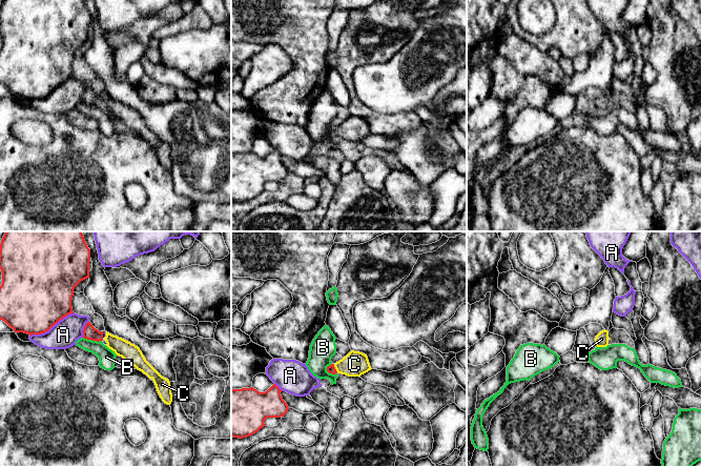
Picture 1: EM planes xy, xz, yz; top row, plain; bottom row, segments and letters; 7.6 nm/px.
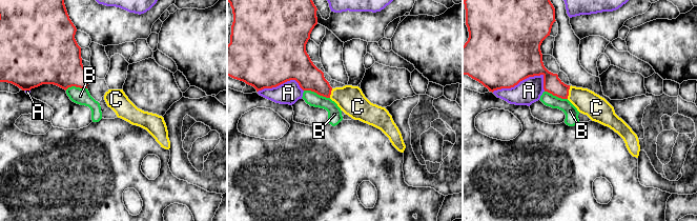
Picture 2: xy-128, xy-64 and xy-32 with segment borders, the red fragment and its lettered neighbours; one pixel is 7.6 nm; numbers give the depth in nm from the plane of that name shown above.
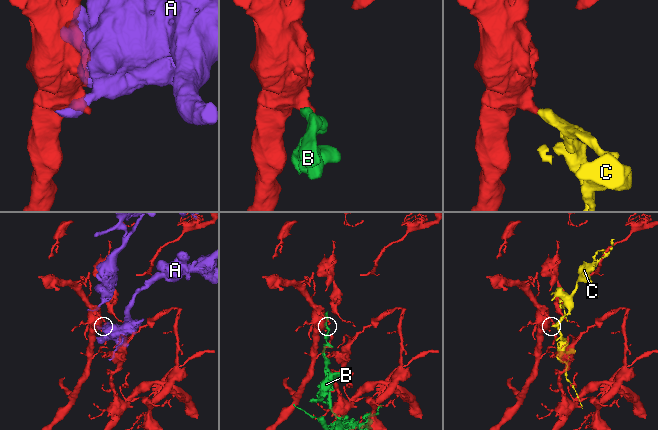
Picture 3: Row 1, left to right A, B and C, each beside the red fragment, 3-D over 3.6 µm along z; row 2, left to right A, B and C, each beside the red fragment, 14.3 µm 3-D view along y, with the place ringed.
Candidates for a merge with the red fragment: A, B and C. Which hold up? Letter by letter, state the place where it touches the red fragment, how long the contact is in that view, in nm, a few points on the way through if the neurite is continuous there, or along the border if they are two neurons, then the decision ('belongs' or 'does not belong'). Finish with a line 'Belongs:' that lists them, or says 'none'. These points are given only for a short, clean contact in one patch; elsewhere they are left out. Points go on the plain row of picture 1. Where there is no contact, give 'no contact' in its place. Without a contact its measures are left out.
A: contact xy (52, 90); length 380 nm; does not belong
B: contact xy (93, 104); length 150 nm; does not belong
C: contact xz (334, 133); length 80 nm; way xz (331, 134), (334, 133), (354, 128); belongs
Belongs: C

